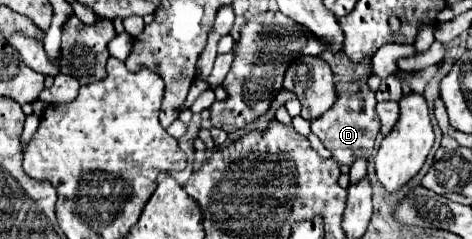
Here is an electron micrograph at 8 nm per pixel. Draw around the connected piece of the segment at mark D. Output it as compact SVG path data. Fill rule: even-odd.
M367 80L354 83L337 82L335 92L337 92L335 104L327 112L323 112L319 118L311 120L311 132L323 142L327 150L333 152L333 158L339 164L351 166L357 158L369 158L373 152L373 142L375 142L375 136L379 134L379 118L373 110L377 100Z

